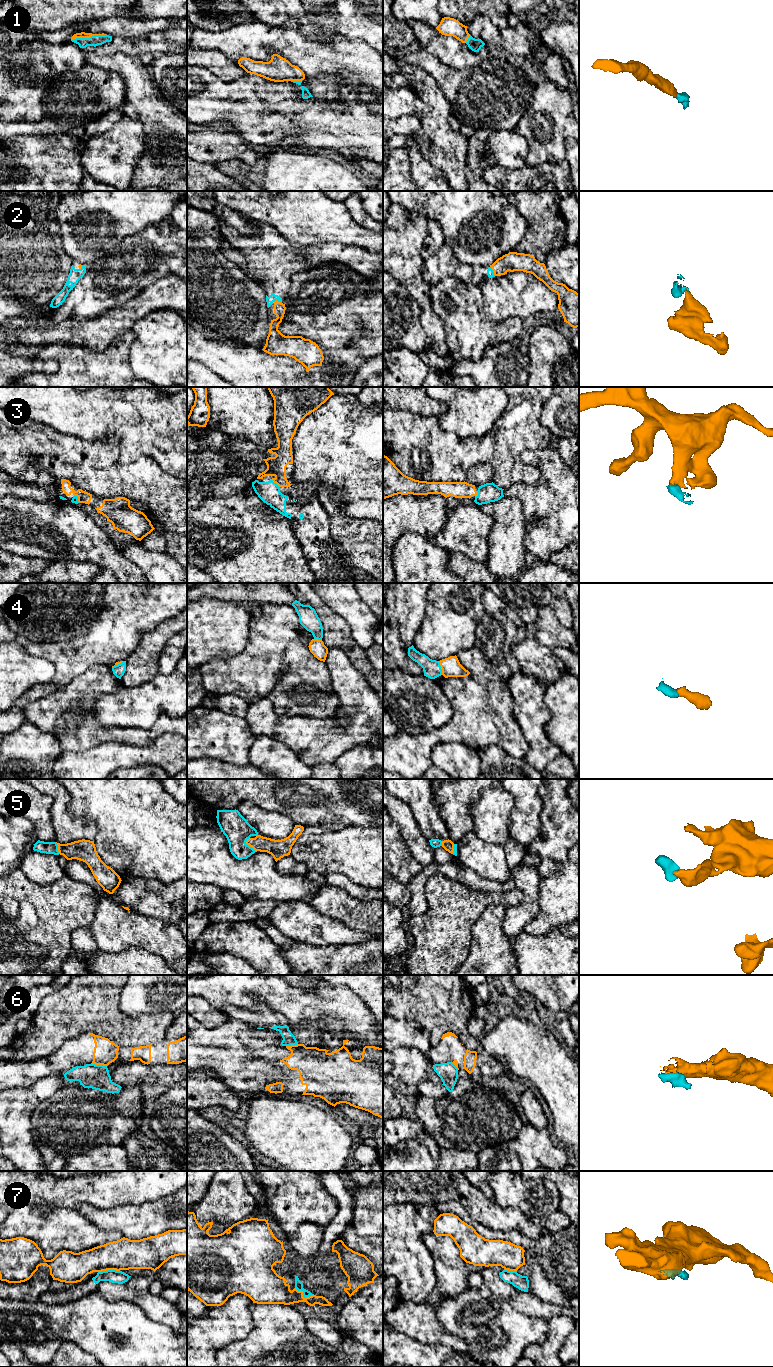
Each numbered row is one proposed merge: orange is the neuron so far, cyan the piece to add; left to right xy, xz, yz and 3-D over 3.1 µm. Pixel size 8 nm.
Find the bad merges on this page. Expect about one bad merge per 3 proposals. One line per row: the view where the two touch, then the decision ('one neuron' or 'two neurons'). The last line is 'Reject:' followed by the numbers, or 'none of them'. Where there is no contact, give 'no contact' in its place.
1: xy | one neuron
2: xz | one neuron
3: xz | one neuron
4: yz | one neuron
5: xz | one neuron
6: xy | two neurons
7: xz | two neurons
Reject: 6, 7

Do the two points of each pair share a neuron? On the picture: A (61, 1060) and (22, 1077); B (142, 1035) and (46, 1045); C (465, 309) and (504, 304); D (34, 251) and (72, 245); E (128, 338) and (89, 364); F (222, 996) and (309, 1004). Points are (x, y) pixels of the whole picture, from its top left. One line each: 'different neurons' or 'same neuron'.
A: same neuron
B: same neuron
C: different neurons
D: different neurons
E: same neuron
F: same neuron

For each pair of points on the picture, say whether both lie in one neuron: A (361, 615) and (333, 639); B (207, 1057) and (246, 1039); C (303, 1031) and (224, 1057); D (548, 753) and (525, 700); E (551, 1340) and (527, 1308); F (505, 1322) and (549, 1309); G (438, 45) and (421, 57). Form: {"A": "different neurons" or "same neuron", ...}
{"A": "different neurons", "B": "same neuron", "C": "same neuron", "D": "same neuron", "E": "different neurons", "F": "different neurons", "G": "different neurons"}

